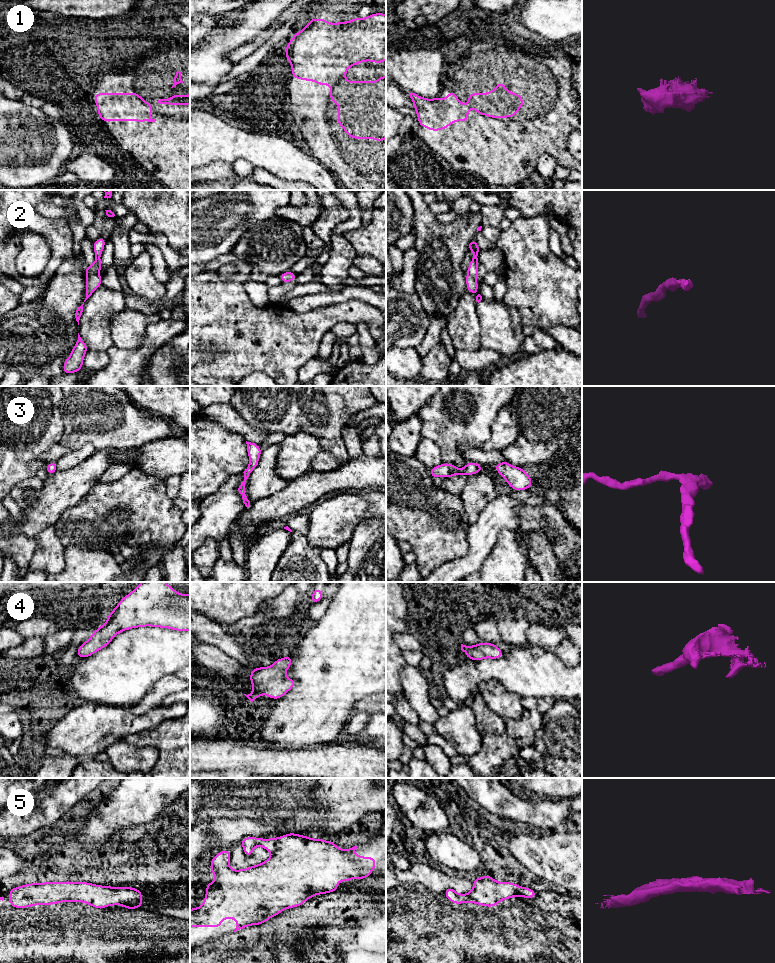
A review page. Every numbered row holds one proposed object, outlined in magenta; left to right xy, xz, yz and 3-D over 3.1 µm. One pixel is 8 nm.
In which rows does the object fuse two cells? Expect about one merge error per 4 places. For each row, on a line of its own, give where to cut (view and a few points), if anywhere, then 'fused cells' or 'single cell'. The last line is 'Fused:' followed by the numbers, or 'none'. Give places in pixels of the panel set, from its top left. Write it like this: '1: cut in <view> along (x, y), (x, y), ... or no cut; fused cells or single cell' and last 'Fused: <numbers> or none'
1: no cut; single cell
2: no cut; single cell
3: no cut; single cell
4: no cut; single cell
5: no cut; single cell
Fused: none

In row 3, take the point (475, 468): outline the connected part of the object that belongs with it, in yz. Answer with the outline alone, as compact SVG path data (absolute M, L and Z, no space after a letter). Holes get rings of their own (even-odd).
M468 461L466 466L462 469L458 469L454 464L442 463L439 466L429 469L431 477L434 479L436 477L450 478L454 475L472 475L479 474L483 468L482 464L474 463Z

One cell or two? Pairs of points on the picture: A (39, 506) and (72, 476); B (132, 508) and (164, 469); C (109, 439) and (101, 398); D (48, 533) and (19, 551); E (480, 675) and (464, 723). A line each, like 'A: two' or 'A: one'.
A: one
B: two
C: one
D: two
E: two

